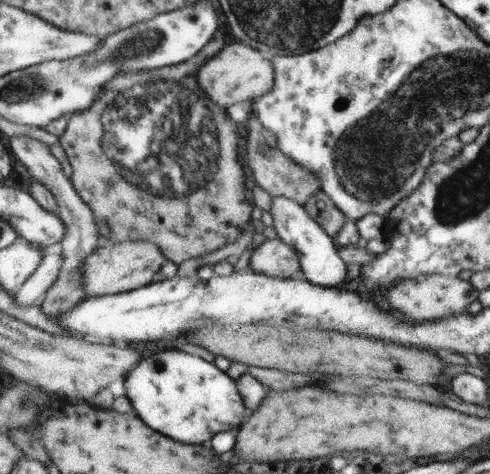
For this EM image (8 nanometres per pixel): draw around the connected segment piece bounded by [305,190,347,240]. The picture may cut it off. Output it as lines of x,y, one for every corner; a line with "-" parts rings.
321,190
312,196
305,204
307,212
327,231
333,240
335,235
344,227
347,216
336,207
336,204

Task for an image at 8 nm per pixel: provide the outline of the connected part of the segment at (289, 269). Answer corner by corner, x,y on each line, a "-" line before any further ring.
281,238
265,240
253,252
249,266
255,273
284,279
302,272
299,255

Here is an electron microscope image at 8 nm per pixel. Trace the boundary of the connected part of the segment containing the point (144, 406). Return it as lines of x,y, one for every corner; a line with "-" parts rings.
169,349
159,354
146,354
128,372
124,380
126,395
133,403
138,414
153,430
161,432
165,436
171,436
173,440
185,442
185,444
208,444
213,436
219,432
231,431
245,422
246,409
243,397
239,392
236,379
230,372
223,372
213,362
207,362
199,356
193,356
183,350

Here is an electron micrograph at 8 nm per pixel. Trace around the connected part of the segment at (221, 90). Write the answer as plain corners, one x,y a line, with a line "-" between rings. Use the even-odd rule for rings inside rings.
237,41
226,45
223,51
209,59
200,68
198,83
201,85
204,96
228,109
237,103
255,102
263,95
270,93
276,84
276,68
265,53

